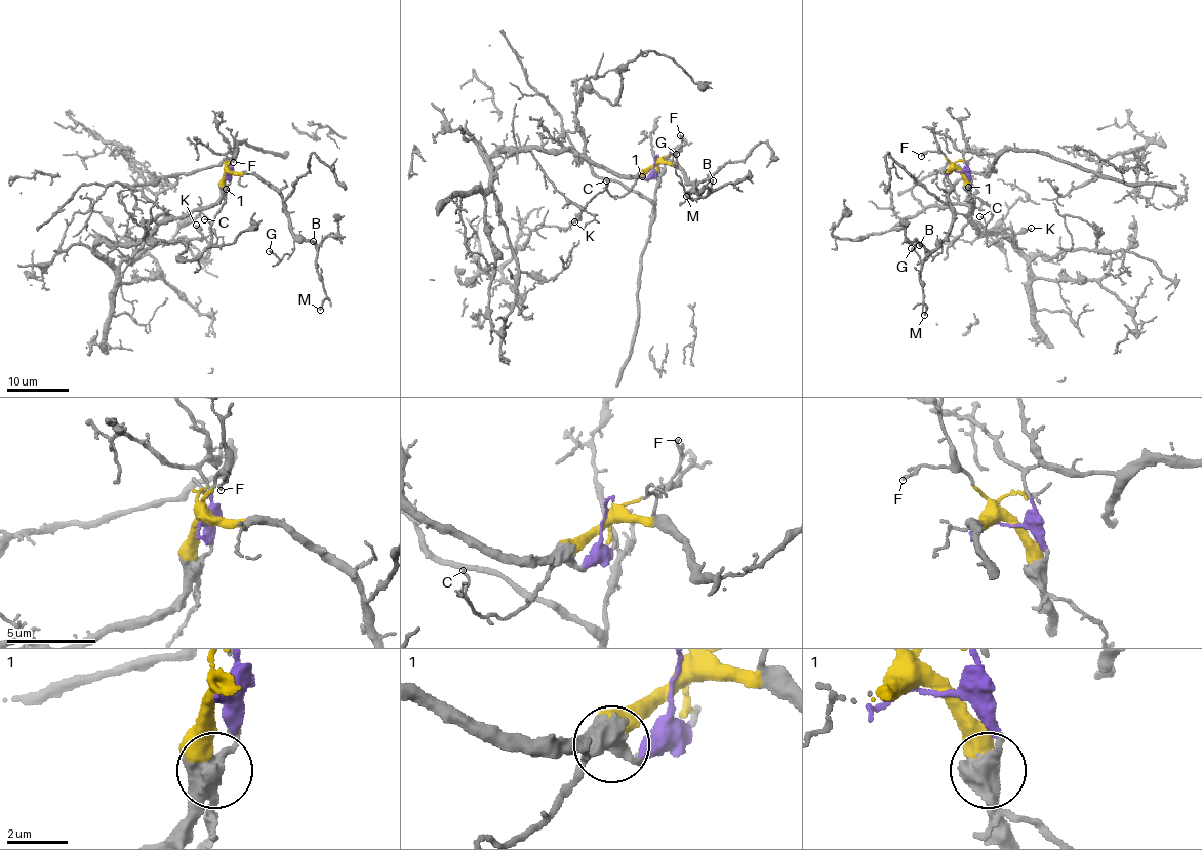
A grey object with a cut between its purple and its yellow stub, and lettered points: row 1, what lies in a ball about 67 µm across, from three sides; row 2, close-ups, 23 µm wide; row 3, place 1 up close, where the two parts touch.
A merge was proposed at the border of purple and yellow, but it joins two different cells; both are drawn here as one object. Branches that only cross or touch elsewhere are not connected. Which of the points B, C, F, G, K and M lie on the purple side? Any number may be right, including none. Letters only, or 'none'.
C, K

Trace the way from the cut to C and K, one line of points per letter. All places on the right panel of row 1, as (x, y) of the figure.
C: (956, 170), (966, 175), (968, 192), (991, 208), (992, 216), (986, 224), (980, 216)
K: (956, 170), (966, 175), (968, 192), (991, 208), (992, 217), (984, 233), (987, 243), (1031, 228)

